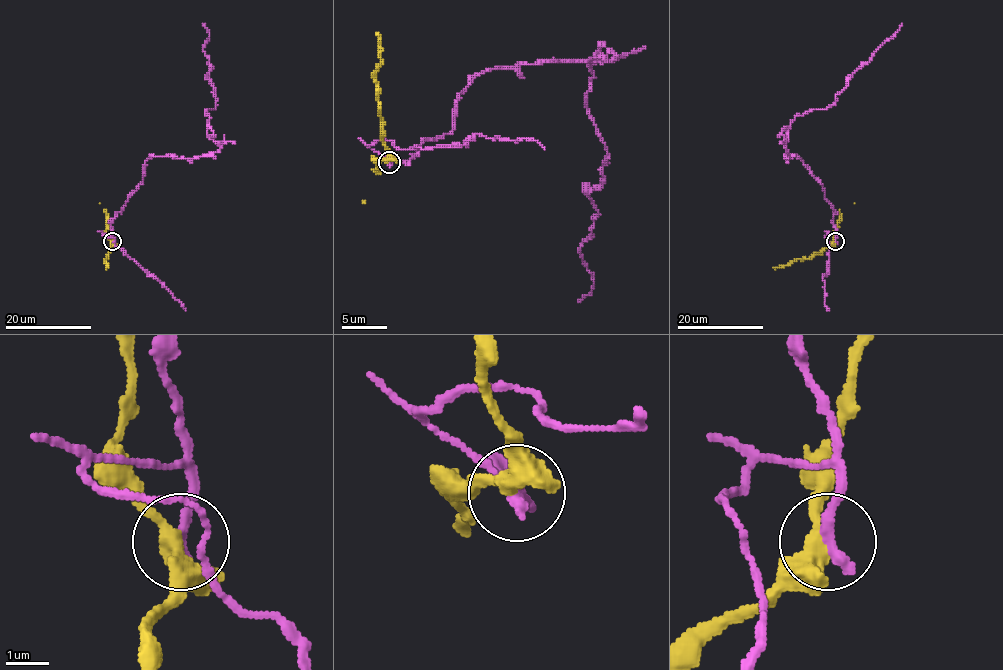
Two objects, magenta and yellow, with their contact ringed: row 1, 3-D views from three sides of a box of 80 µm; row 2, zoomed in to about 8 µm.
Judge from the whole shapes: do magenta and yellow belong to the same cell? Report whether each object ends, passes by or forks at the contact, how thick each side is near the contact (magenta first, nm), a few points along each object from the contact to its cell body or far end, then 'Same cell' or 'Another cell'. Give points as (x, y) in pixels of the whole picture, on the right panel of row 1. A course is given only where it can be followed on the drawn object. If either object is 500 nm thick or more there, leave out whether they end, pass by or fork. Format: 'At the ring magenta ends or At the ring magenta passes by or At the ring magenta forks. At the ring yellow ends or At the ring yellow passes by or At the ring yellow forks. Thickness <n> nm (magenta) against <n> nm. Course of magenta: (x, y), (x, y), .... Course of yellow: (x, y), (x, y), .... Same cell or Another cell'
At the ring magenta ends. At the ring yellow passes by. Thickness 320 nm (magenta) against 400 nm. Course of magenta: (836, 241), (835, 210), (820, 181), (799, 158), (787, 159), (790, 122), (831, 106), (902, 23). Course of yellow: (836, 241), (809, 258), (798, 258), (774, 268). Another cell

